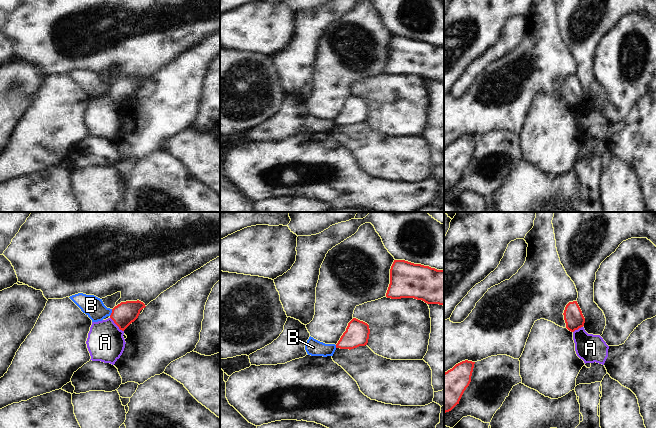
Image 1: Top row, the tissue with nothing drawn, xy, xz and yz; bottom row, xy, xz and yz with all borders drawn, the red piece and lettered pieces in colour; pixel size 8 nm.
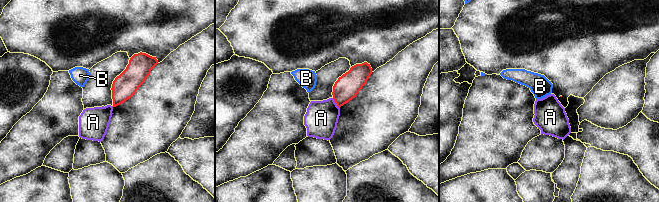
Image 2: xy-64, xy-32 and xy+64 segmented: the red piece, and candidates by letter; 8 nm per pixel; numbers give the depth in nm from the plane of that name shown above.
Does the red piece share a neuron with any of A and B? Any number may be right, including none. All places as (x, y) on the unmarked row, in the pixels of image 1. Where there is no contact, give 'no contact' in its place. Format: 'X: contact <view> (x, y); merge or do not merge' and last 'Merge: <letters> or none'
A: contact xy (116, 100); do not merge
B: contact xy (112, 88); do not merge
Merge: none

